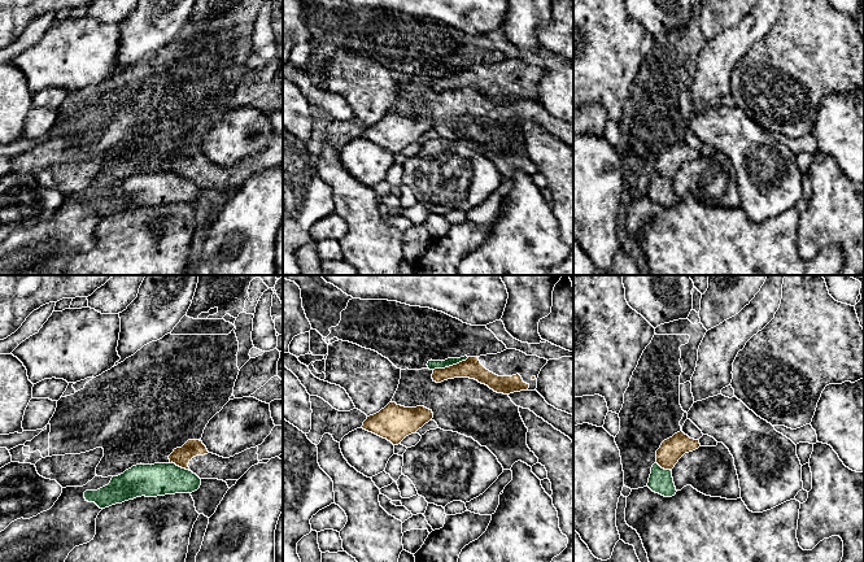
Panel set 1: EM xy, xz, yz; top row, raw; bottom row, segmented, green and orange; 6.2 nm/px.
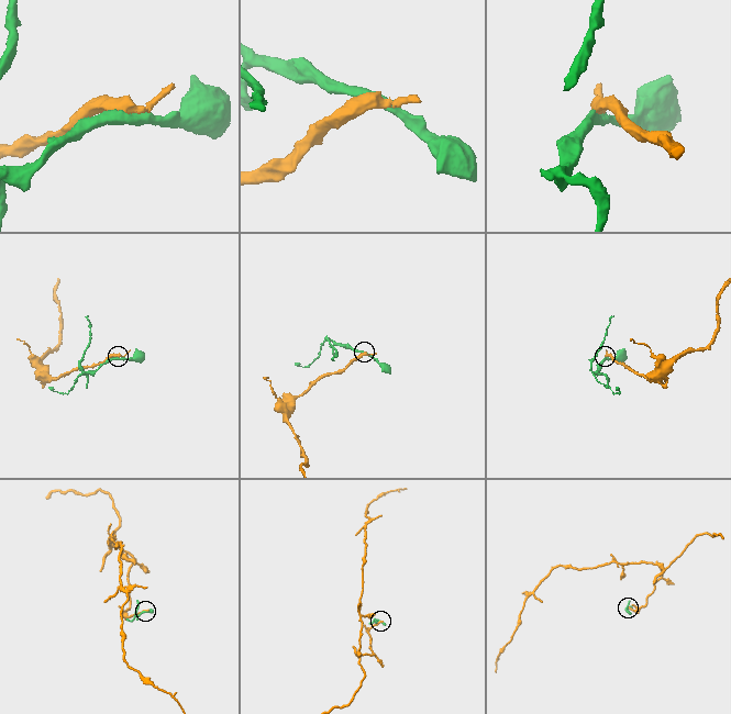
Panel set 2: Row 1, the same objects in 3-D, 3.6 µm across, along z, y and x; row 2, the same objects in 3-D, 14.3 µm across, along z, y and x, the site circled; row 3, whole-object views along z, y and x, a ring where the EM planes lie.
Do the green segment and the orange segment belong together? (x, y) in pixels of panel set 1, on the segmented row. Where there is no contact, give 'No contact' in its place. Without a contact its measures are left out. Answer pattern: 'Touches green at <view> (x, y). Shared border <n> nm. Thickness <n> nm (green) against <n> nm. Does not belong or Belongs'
Touches green at xz (450, 365). Shared border 240 nm. Thickness 60 nm (green) against 120 nm. Does not belong

